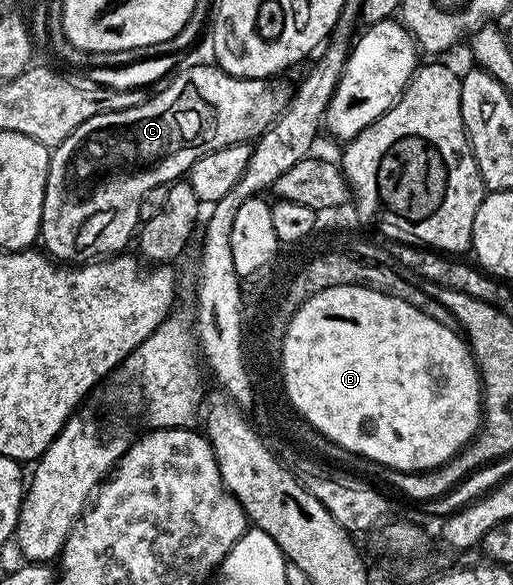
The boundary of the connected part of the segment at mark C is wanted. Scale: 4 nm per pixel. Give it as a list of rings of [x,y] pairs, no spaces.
[[[215,63],[192,65],[153,97],[145,96],[138,107],[86,119],[78,131],[51,150],[48,158],[39,235],[43,252],[60,263],[91,263],[123,254],[128,240],[137,236],[141,224],[140,201],[146,191],[183,178],[192,164],[207,153],[240,142],[255,142],[287,111],[294,89],[280,80],[284,79],[235,77]]]

